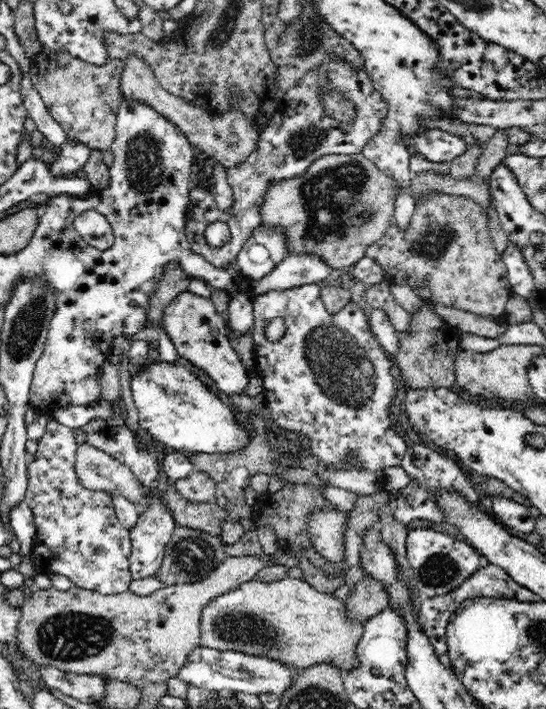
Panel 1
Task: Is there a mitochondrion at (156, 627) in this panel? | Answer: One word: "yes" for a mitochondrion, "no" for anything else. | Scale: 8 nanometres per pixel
no

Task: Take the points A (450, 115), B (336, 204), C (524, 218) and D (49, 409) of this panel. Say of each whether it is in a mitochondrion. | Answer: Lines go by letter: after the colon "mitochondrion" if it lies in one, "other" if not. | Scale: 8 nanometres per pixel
A: other
B: mitochondrion
C: other
D: other

